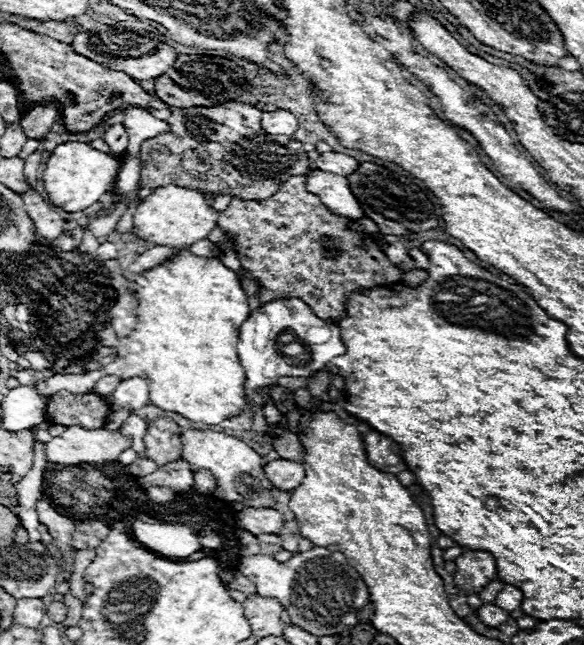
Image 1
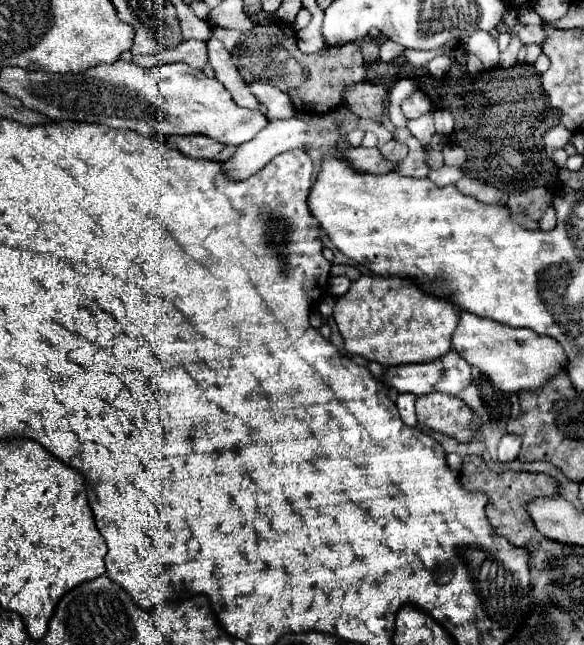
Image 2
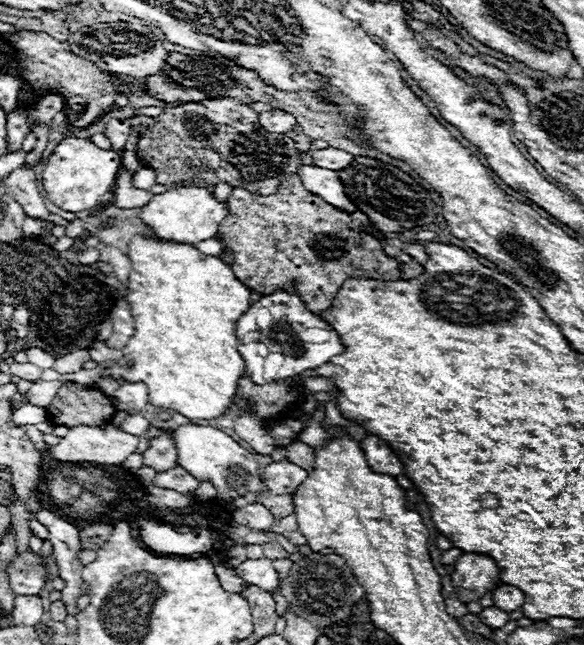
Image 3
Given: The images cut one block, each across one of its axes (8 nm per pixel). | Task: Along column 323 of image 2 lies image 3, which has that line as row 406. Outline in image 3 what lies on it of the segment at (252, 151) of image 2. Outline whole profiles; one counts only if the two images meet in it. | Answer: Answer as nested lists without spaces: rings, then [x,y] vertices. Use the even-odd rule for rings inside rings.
[[[126,382],[110,398],[116,410],[140,412],[148,404],[148,388],[142,382]]]

